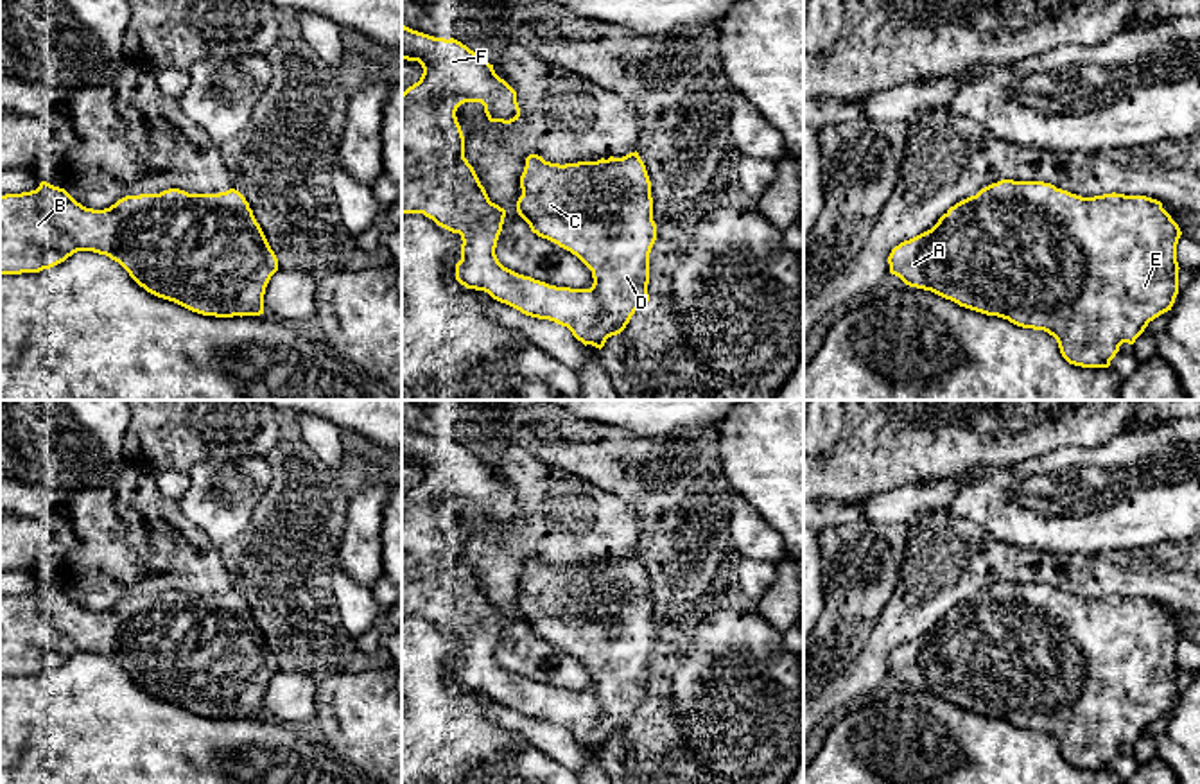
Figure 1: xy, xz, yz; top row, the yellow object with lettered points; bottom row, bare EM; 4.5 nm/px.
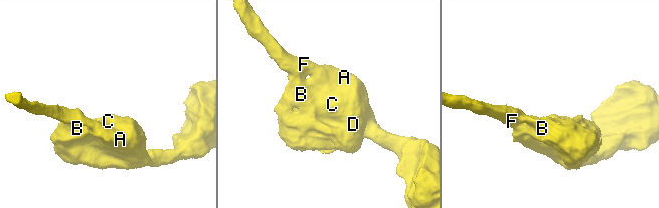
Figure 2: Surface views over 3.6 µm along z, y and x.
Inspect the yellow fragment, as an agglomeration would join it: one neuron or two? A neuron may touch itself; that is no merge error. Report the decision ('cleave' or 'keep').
keep

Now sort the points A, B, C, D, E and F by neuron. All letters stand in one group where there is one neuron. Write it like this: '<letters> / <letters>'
A B C D E F

